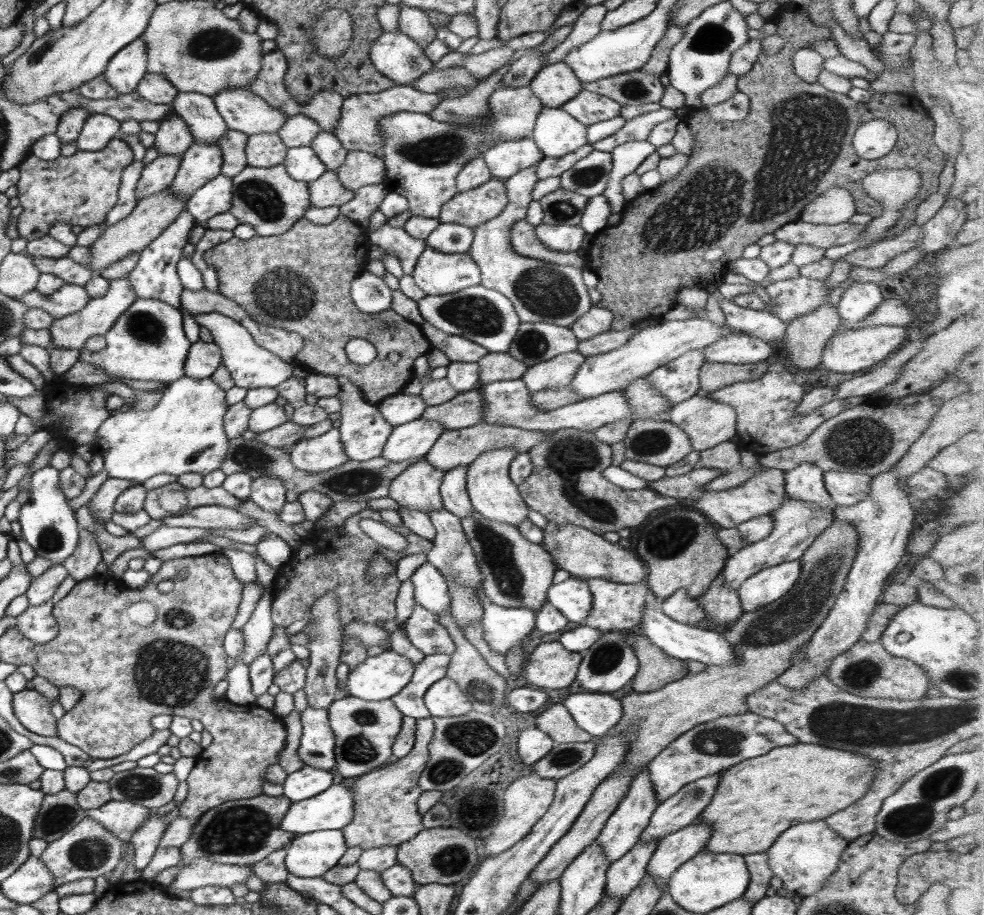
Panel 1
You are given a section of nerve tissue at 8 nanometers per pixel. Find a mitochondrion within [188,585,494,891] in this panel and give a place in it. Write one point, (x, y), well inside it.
(241, 829)

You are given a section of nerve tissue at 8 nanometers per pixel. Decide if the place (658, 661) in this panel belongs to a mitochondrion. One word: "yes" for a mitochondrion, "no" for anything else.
no

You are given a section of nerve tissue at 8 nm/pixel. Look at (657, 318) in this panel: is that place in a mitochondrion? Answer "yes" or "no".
no

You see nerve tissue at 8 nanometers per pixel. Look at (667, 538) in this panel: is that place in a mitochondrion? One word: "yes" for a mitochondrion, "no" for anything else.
yes

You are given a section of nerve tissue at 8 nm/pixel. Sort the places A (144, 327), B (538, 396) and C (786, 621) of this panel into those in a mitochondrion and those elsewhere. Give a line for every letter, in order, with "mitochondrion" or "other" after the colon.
A: mitochondrion
B: other
C: mitochondrion

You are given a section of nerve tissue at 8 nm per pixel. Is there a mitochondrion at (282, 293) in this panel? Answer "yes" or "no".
yes

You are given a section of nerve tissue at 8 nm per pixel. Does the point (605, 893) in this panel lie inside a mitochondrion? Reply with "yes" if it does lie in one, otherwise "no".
no

